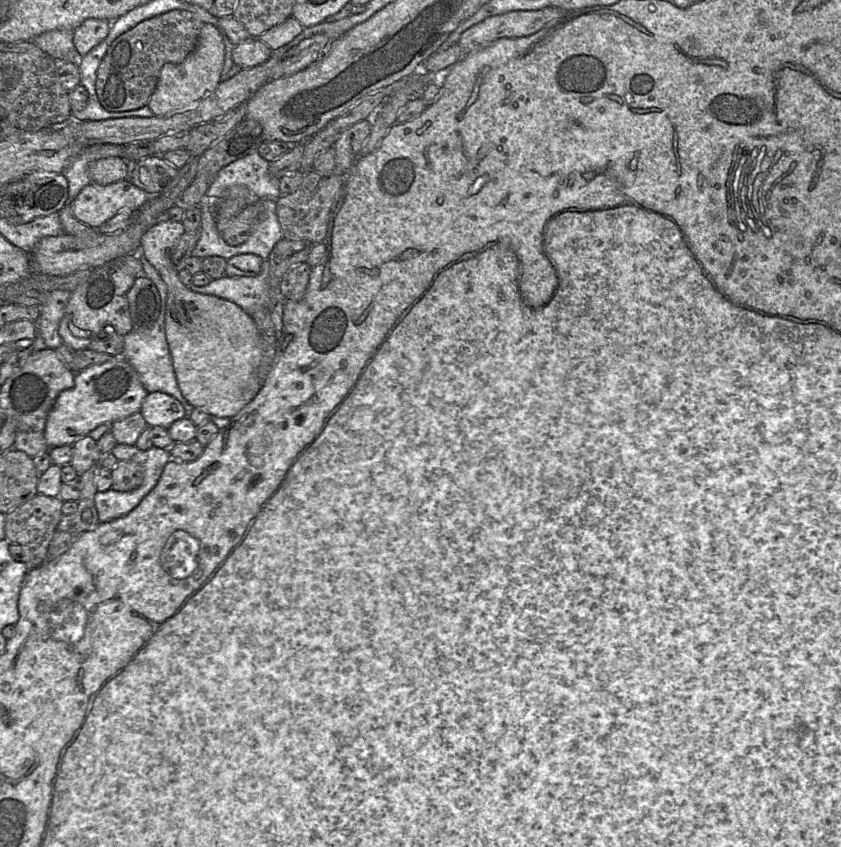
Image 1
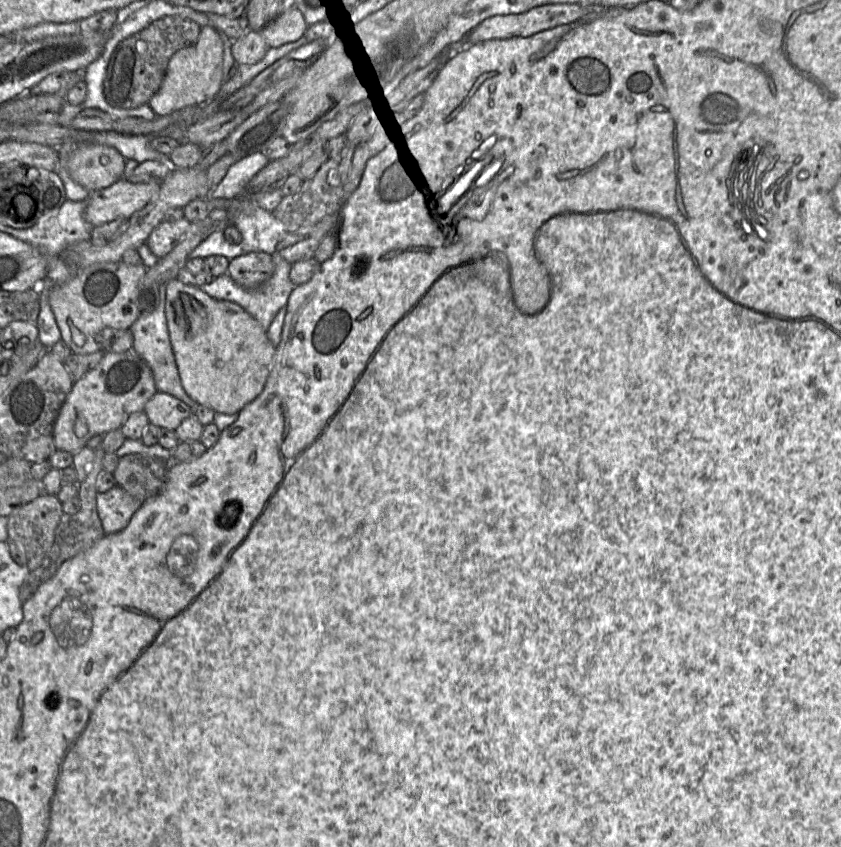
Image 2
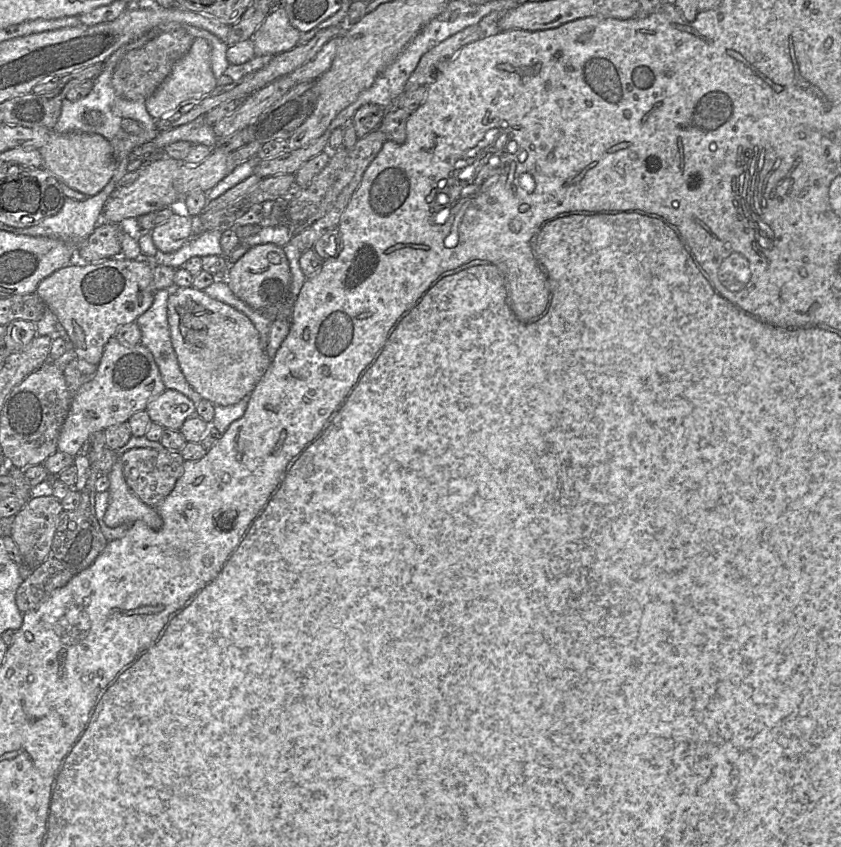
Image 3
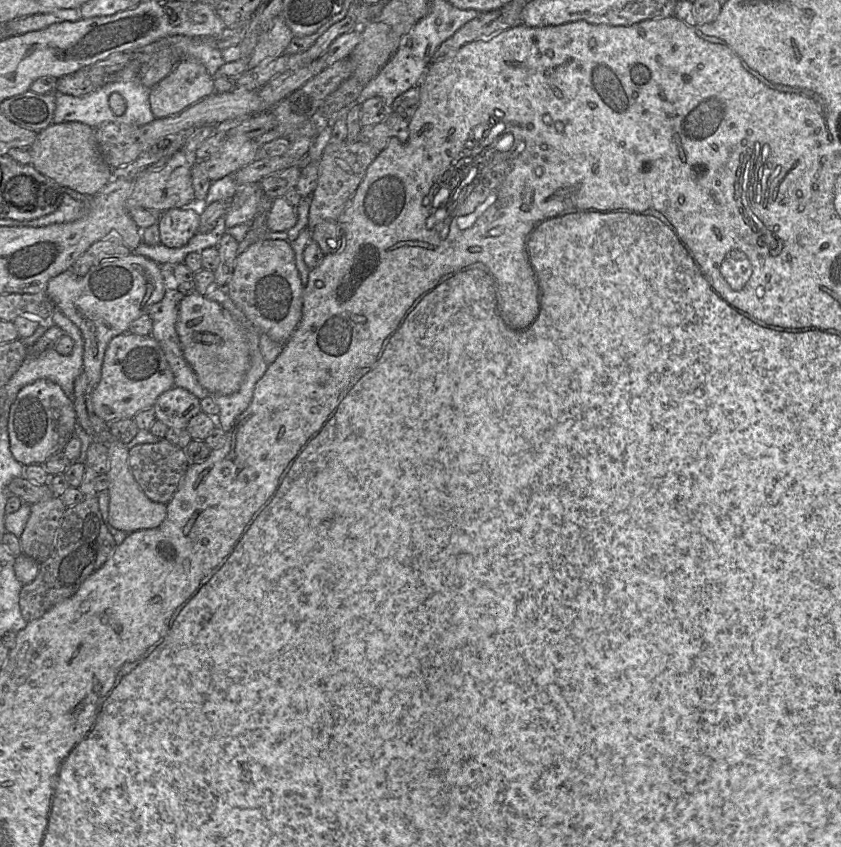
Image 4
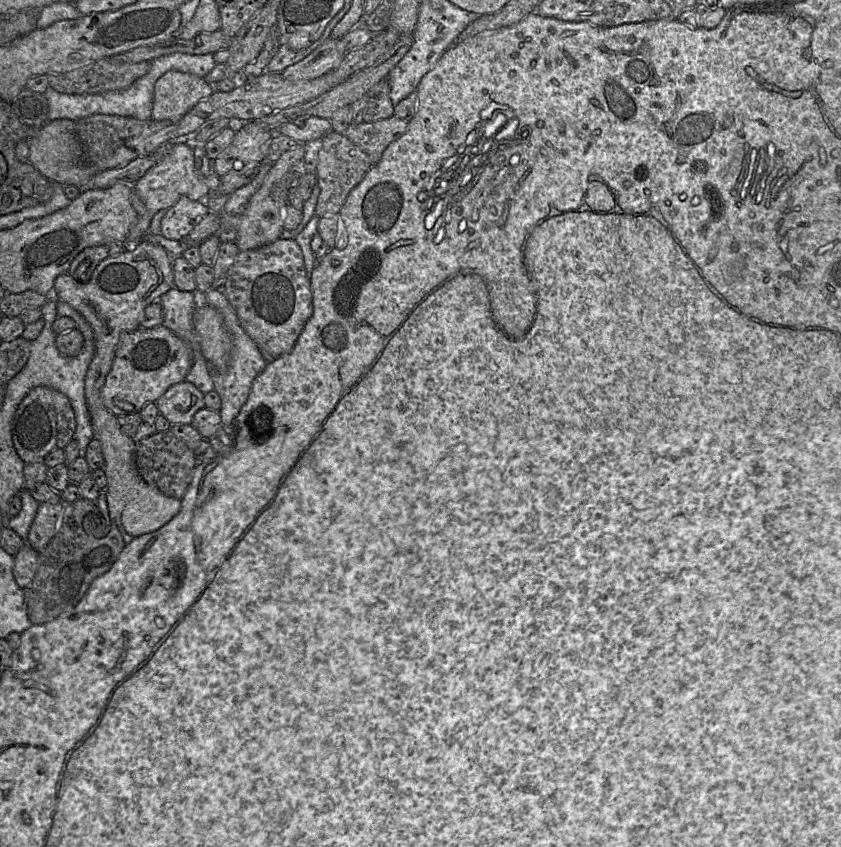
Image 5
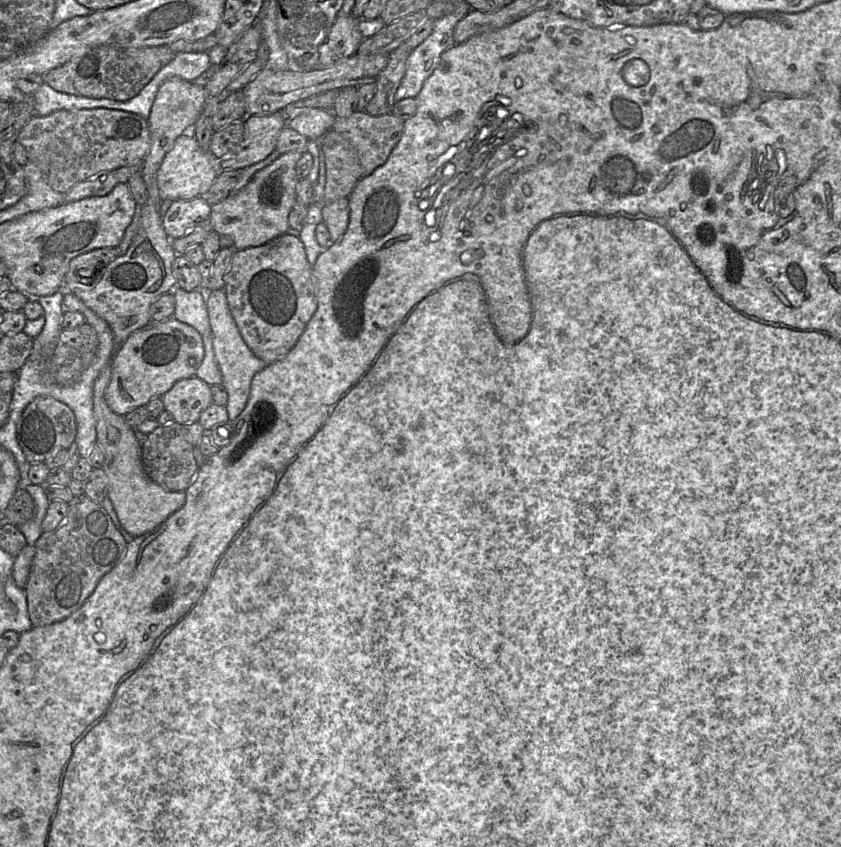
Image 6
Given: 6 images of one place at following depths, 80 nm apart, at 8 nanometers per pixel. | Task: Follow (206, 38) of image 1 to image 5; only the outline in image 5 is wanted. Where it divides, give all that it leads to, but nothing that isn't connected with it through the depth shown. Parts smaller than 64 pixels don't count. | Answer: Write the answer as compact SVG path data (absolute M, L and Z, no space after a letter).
M168 71L155 83L151 118L154 121L178 121L213 92L213 85L204 78Z

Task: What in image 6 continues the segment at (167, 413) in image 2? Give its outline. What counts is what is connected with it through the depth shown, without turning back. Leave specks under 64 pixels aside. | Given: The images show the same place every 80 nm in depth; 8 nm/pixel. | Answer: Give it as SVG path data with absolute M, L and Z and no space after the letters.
M195 376L176 382L161 399L164 410L169 412L179 424L198 422L201 412L213 404L211 386Z

